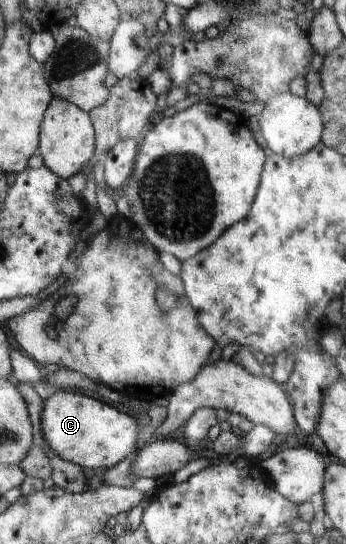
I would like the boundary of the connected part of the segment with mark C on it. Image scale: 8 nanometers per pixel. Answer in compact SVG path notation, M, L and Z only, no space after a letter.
M61 389L52 390L51 396L44 400L41 410L41 432L45 444L59 458L91 470L93 468L103 470L119 465L129 454L139 450L137 448L139 428L135 418L95 398L77 392L61 392Z

